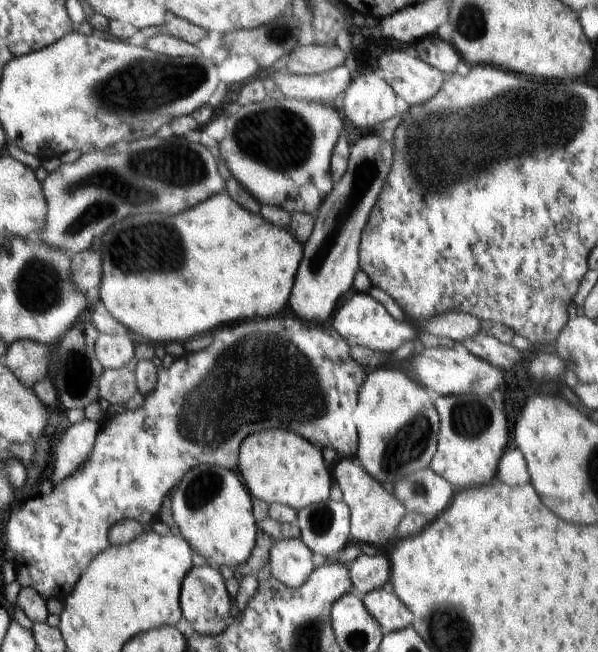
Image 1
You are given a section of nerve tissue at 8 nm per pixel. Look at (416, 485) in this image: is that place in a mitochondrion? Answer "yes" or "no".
yes

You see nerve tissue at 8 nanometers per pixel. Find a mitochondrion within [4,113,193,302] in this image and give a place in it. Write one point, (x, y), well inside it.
(163, 250)

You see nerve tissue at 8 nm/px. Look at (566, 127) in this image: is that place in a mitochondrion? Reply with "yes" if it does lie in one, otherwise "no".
yes

